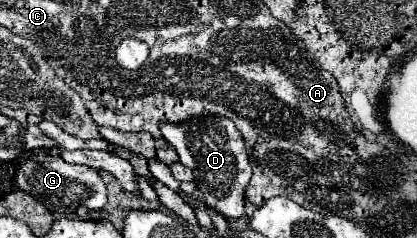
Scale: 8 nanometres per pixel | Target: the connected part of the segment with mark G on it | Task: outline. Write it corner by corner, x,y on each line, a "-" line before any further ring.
38,154
28,158
28,162
24,162
16,174
16,184
24,192
32,194
38,202
42,202
56,218
72,214
72,208
76,206
100,210
106,204
106,184
102,182
98,170
82,164
68,164
60,156

